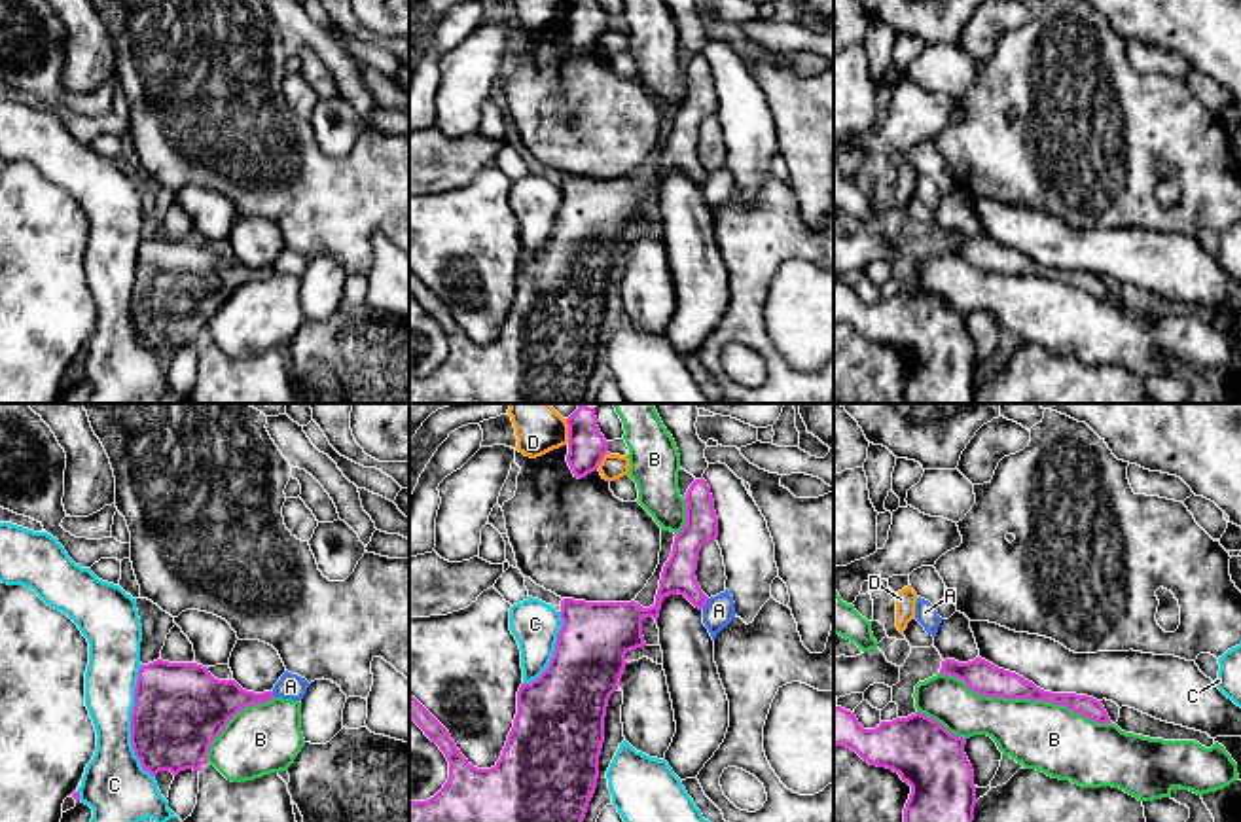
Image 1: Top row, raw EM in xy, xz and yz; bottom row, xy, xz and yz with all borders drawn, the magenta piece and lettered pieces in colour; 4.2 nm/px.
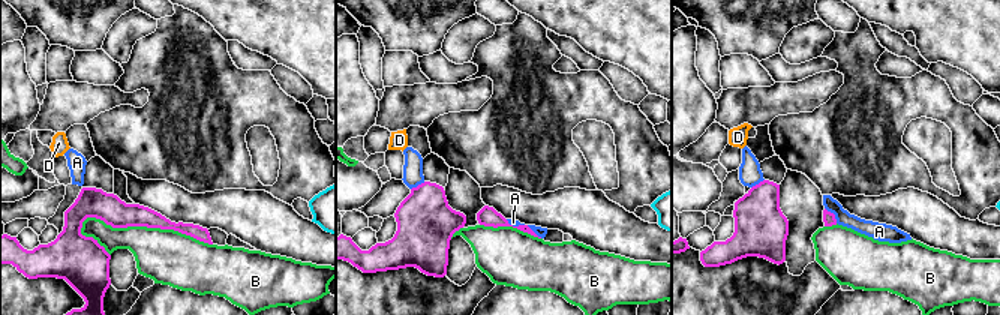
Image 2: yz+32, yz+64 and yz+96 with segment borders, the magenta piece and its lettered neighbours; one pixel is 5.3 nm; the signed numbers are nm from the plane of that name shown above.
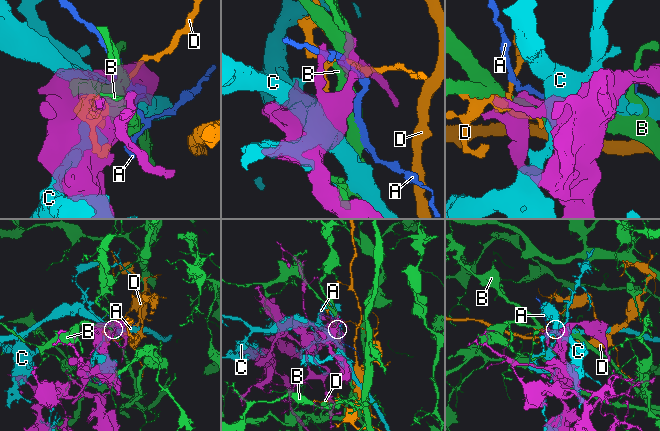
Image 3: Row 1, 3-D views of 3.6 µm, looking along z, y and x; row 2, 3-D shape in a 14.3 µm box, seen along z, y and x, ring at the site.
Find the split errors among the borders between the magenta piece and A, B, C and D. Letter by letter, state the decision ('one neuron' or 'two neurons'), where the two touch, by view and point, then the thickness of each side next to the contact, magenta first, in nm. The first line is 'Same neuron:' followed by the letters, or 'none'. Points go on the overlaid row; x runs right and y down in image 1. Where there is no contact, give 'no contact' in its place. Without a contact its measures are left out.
Same neuron: none
A: two neurons; meets magenta in xz at (705, 603); 140 nm thick on the magenta side, 130 nm on the other
B: two neurons; meets magenta in yz at (1025, 697); 140 nm thick on the magenta side, 300 nm on the other
C: two neurons; meets magenta in xy at (131, 722); 380 nm thick on the magenta side, 240 nm on the other
D: two neurons; meets magenta in xz at (601, 459); 160 nm thick on the magenta side, 110 nm on the other

